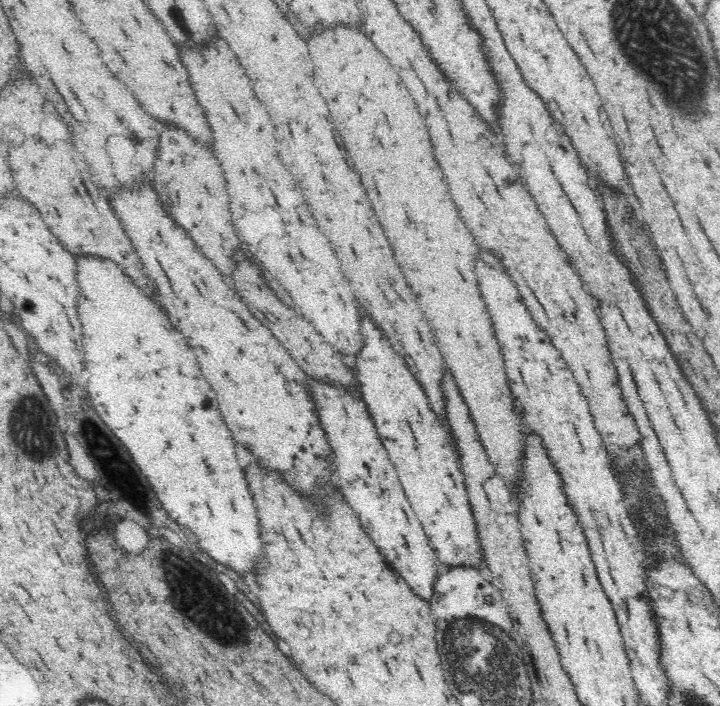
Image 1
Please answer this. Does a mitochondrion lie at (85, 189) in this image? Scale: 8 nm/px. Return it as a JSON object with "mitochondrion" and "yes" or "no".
{"mitochondrion":"no"}

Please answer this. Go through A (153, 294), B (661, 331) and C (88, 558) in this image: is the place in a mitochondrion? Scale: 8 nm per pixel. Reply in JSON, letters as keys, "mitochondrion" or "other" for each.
{"A":"other","B":"other","C":"other"}

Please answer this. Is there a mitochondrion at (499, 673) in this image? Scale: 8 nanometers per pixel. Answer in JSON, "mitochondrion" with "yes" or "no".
{"mitochondrion":"yes"}

